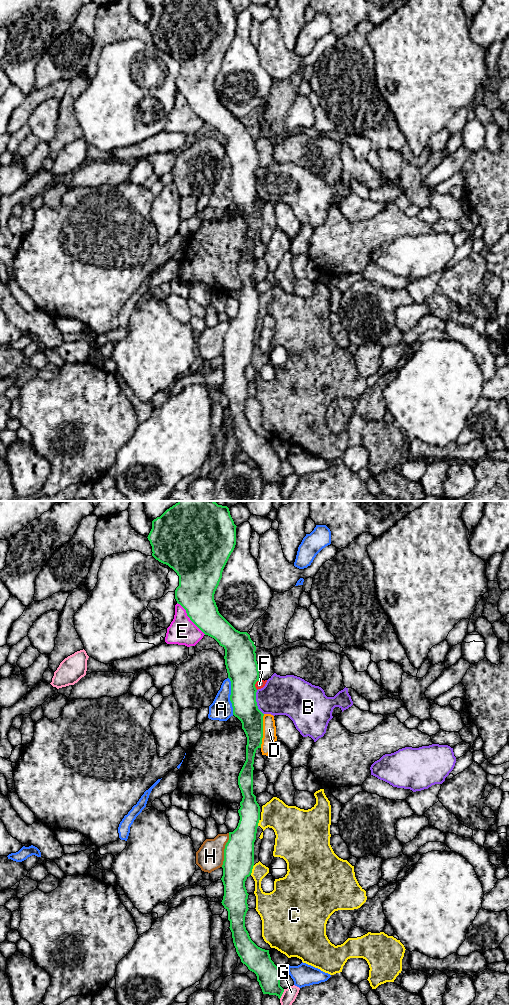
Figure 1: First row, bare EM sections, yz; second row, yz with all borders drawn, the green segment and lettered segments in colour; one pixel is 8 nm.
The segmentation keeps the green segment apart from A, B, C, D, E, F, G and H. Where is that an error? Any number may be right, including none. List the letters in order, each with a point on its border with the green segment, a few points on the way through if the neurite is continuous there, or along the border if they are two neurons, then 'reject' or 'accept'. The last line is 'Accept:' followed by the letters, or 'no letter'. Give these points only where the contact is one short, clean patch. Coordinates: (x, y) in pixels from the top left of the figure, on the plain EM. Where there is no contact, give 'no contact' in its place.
A: contact yz (230, 184); reject
B: contact yz (256, 190); reject
C: contact yz (251, 358); reject
D: contact yz (262, 219); border yz (264, 202), (263, 225), (260, 235); reject
E: contact yz (189, 105); reject
F: contact yz (255, 171); reject
G: contact yz (282, 481); border yz (284, 477), (279, 486); reject
H: contact yz (224, 338); border yz (229, 321), (229, 327), (224, 336), (224, 348), (221, 354); reject
Accept: no letter

